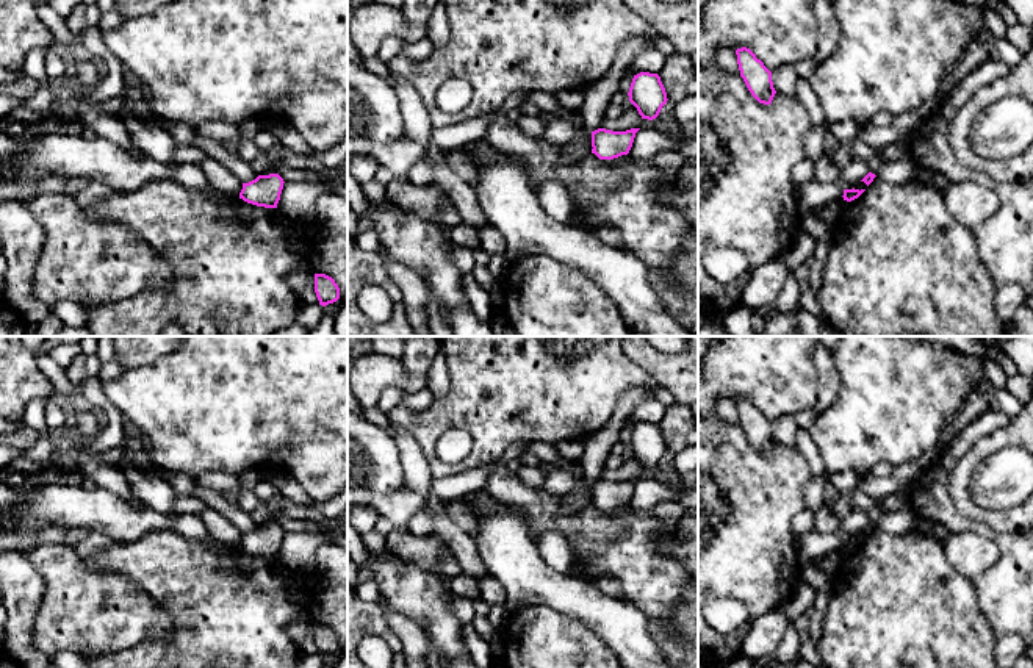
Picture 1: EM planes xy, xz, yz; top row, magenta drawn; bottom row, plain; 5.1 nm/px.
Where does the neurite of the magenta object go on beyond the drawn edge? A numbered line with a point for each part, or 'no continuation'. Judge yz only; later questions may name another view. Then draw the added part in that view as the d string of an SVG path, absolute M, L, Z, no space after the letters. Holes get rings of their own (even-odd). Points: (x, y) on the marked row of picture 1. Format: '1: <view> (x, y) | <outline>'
no continuation

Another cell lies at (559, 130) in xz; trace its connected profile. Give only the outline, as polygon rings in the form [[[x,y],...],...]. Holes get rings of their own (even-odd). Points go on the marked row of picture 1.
[[[554,117],[546,120],[545,133],[538,139],[549,145],[563,145],[581,138],[585,131],[584,125],[563,117]]]

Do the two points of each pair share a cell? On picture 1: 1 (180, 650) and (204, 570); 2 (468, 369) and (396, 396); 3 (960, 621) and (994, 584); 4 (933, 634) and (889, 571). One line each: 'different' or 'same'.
1: same
2: different
3: different
4: same

